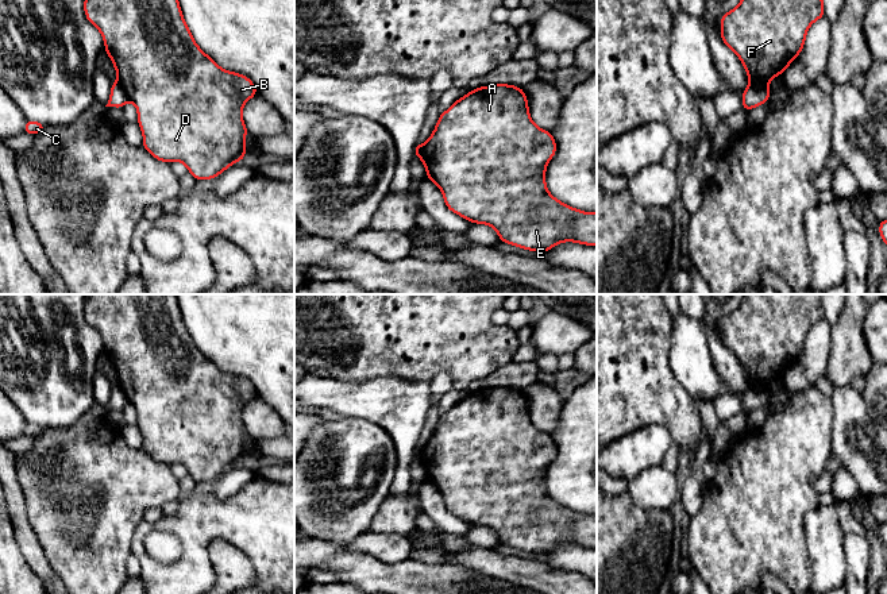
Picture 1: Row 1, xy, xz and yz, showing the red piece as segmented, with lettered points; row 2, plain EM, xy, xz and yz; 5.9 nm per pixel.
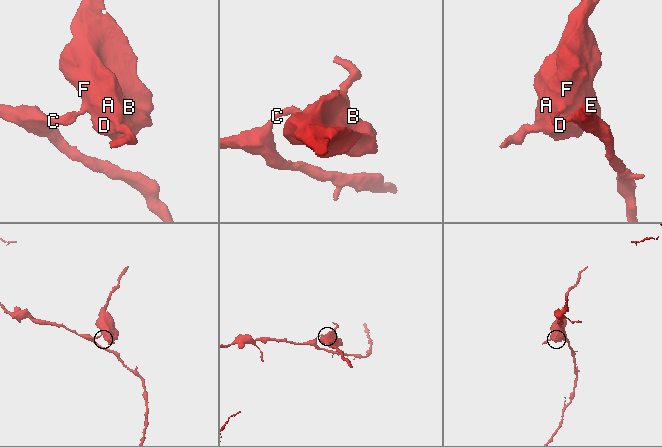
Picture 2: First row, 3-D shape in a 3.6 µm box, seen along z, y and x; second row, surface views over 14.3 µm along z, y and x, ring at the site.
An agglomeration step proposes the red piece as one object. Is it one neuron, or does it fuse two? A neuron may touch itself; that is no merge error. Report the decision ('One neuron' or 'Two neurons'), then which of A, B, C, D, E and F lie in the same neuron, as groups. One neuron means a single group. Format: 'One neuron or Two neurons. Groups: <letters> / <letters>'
Two neurons. Groups: A B D E F / C

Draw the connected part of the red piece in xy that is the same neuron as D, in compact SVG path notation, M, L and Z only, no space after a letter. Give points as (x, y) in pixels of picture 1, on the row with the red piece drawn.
M85 0L85 16L103 35L105 53L111 57L116 69L117 81L138 109L138 123L143 132L143 147L158 161L171 163L181 161L188 171L198 180L212 180L227 170L232 163L243 161L246 155L244 138L248 134L243 122L242 109L247 100L257 96L254 82L243 74L221 69L211 57L208 57L194 42L188 28L178 0Z

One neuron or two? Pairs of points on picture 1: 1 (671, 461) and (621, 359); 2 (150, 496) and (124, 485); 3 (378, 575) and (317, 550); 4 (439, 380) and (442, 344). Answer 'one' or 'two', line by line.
1: two
2: one
3: one
4: two

